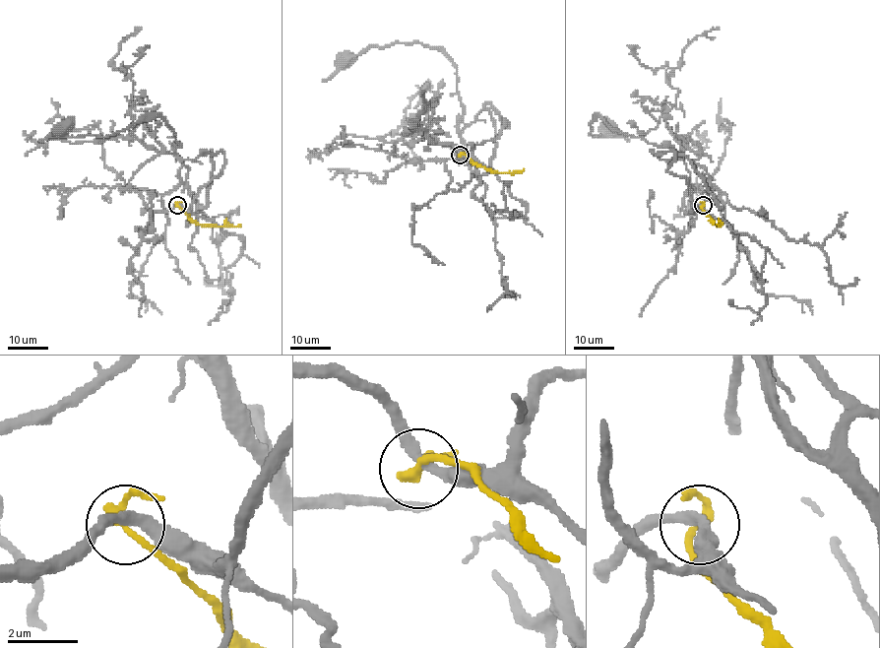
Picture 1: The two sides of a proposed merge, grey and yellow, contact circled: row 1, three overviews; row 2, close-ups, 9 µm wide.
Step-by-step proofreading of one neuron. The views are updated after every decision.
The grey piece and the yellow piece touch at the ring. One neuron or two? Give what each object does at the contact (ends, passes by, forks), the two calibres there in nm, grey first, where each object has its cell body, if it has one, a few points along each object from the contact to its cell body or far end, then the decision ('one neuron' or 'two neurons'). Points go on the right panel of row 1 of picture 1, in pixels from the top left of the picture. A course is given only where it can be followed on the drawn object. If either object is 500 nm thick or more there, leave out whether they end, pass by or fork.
grey passes by | yellow passes by | 280/240 nm | grey (607, 128) | yellow none | grey via (702, 206), (668, 170), (674, 154), (650, 151), (679, 153), (597, 116), (591, 134), (607, 136), (606, 126) | yellow via (703, 206), (702, 209), (717, 224) | two neurons

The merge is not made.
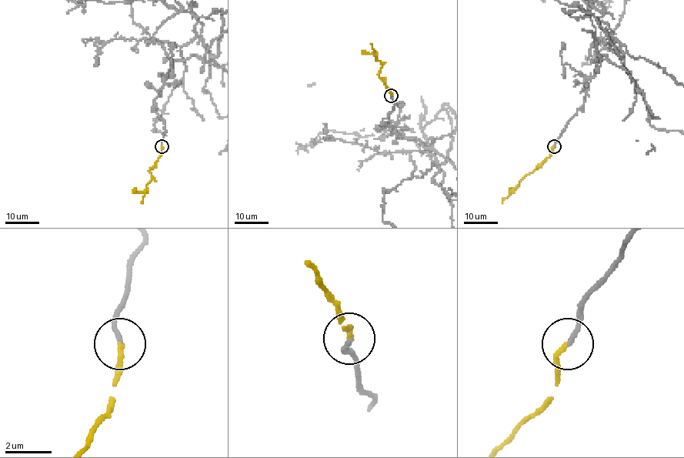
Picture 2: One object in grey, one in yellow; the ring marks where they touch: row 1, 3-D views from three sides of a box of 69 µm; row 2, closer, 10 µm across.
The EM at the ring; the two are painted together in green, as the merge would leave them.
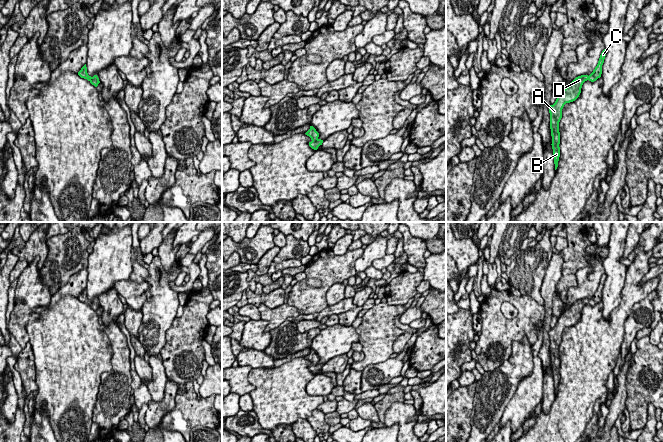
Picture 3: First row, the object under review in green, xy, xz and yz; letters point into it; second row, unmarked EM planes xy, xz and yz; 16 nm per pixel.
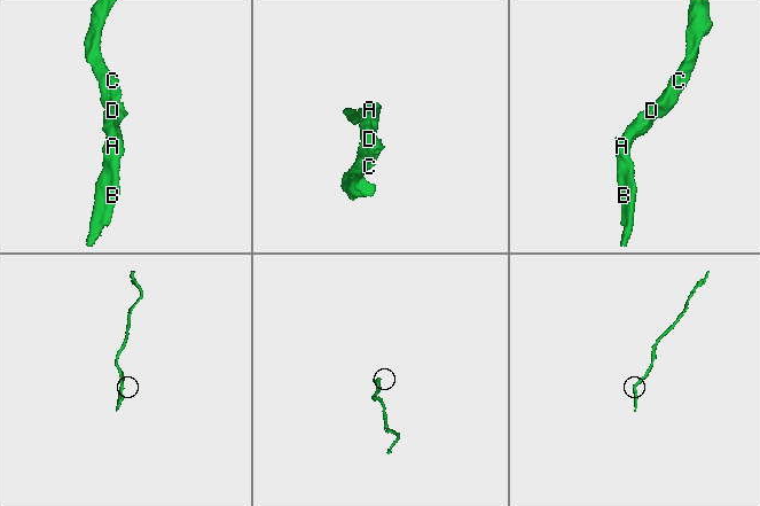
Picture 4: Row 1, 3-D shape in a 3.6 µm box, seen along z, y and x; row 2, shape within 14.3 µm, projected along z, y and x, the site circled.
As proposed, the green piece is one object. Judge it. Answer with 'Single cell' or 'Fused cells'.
Single cell

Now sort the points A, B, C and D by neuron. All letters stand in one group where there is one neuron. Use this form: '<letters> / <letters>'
A B C D

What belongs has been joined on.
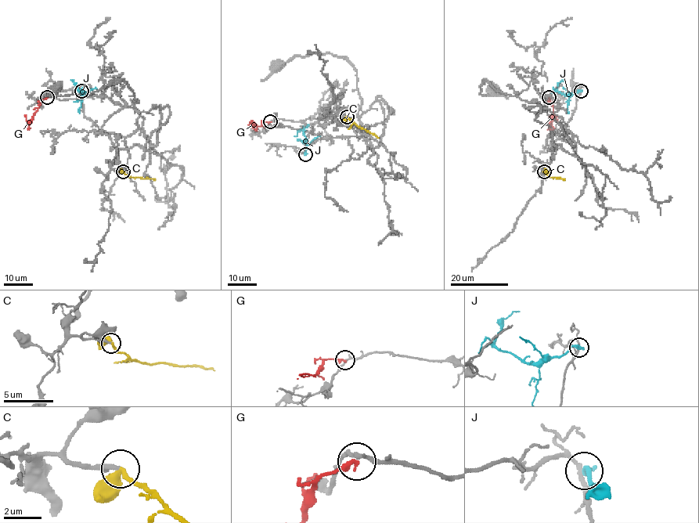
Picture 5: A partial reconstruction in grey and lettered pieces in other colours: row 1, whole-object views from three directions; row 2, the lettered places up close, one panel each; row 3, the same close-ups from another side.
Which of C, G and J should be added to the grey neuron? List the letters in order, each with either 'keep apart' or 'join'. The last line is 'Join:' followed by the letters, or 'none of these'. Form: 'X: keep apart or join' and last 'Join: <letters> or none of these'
C: join
G: keep apart
J: keep apart
Join: C

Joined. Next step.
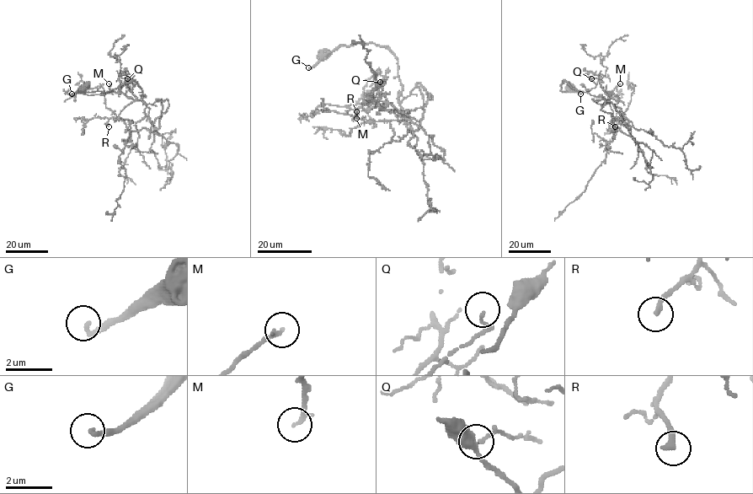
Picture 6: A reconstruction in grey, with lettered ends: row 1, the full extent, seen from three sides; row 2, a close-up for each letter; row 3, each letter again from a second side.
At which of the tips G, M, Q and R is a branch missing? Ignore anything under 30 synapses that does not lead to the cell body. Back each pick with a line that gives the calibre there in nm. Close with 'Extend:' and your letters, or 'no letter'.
M: 170 nm
Extend: M

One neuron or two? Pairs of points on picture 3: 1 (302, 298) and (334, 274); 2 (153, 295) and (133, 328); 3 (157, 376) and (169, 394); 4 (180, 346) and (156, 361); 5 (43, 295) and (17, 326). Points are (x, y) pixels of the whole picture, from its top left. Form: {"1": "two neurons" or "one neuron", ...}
{"1": "one neuron", "2": "two neurons", "3": "two neurons", "4": "two neurons", "5": "one neuron"}

